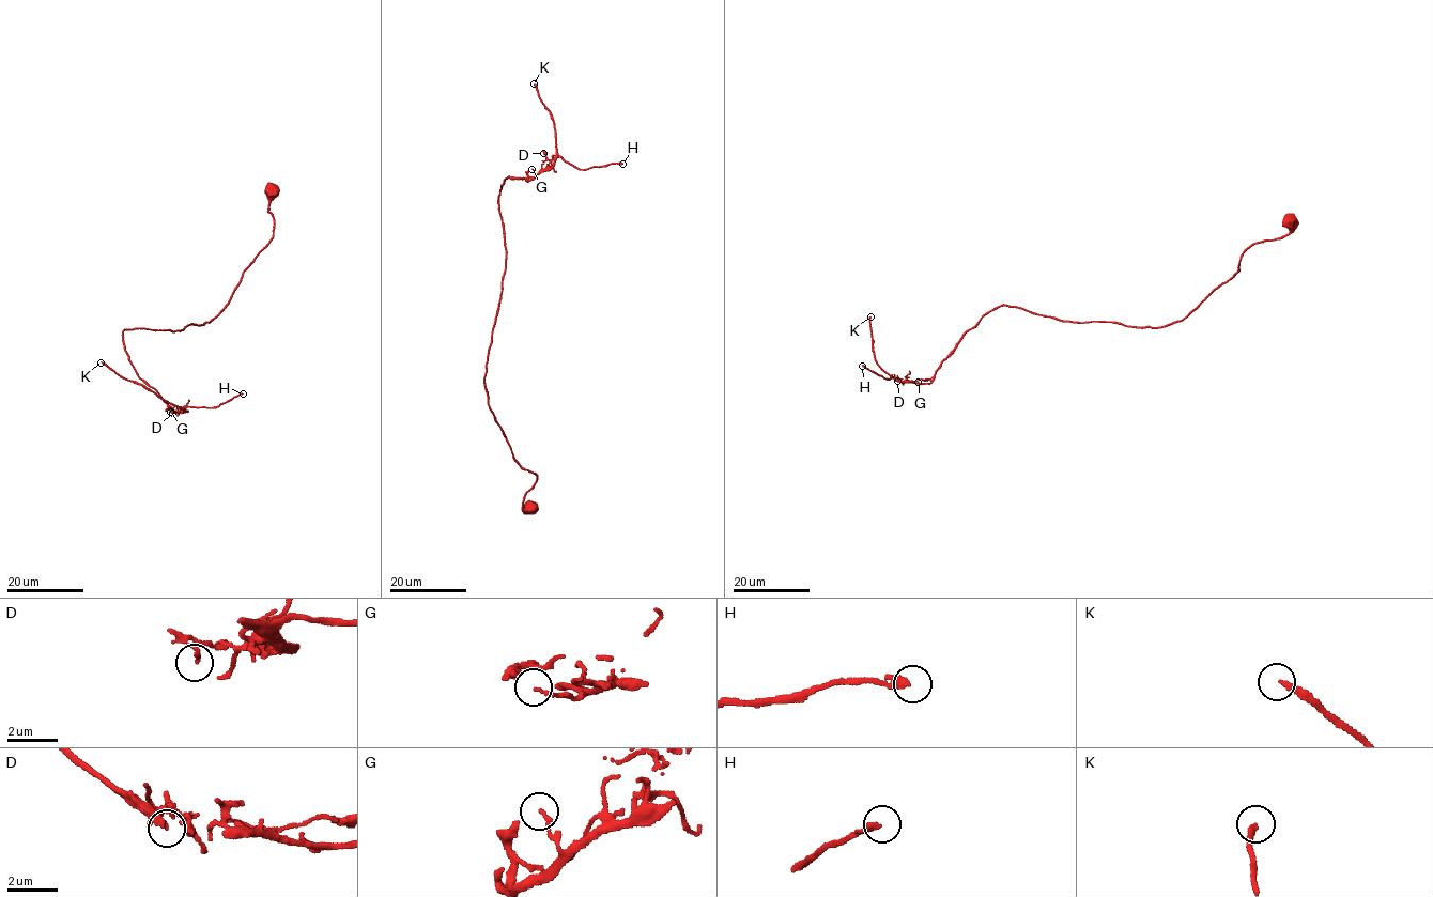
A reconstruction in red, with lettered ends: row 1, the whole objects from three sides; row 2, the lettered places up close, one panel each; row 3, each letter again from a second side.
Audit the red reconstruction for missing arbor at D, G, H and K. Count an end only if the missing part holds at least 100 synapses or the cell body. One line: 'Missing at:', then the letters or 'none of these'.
Missing at: H, K

